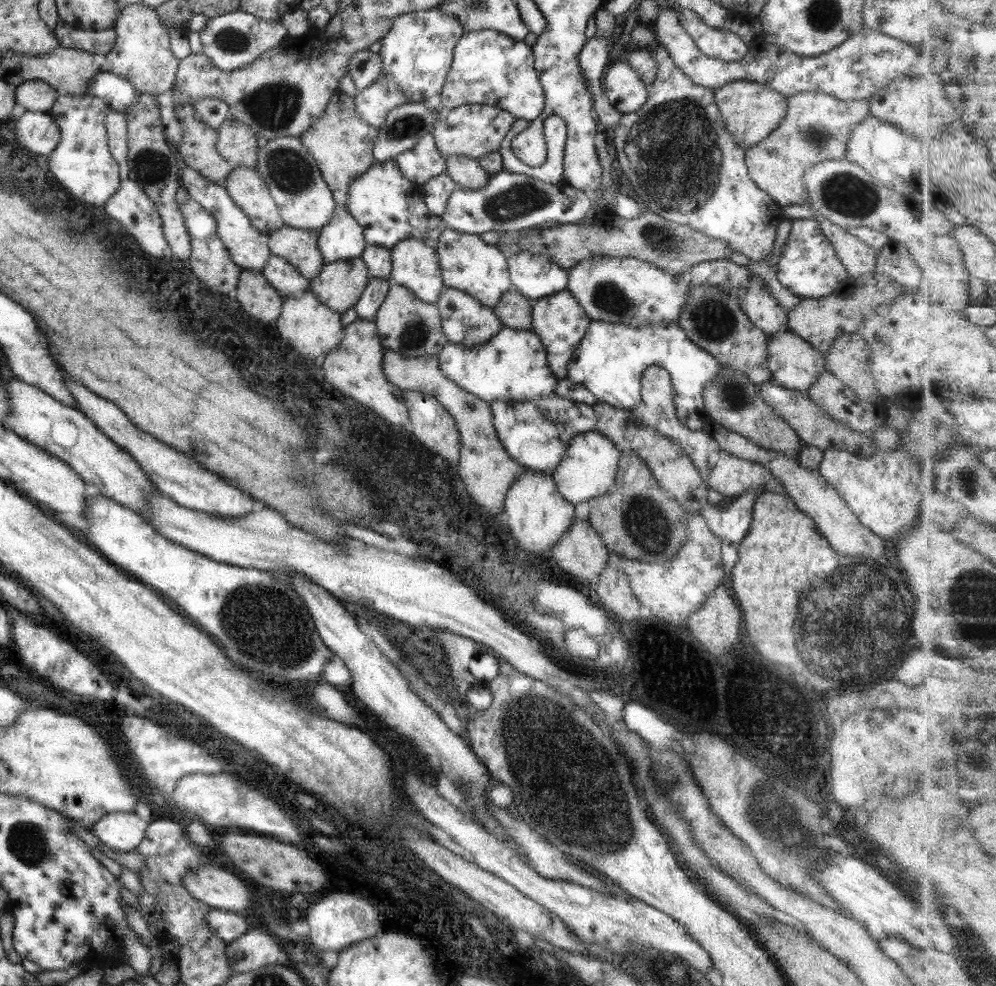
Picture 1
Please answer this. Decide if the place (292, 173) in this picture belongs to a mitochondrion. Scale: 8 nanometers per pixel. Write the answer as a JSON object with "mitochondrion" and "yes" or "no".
{"mitochondrion":"yes"}

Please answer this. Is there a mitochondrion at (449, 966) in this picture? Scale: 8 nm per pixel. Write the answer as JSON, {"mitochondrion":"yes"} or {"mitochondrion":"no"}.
{"mitochondrion":"no"}

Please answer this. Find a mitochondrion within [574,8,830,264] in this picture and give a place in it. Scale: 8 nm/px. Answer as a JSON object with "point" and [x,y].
{"point":[688,150]}

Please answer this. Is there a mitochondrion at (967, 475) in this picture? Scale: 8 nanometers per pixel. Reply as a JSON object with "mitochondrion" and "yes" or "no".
{"mitochondrion":"yes"}

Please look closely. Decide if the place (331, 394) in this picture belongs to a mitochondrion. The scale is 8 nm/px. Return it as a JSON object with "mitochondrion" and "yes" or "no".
{"mitochondrion":"no"}

